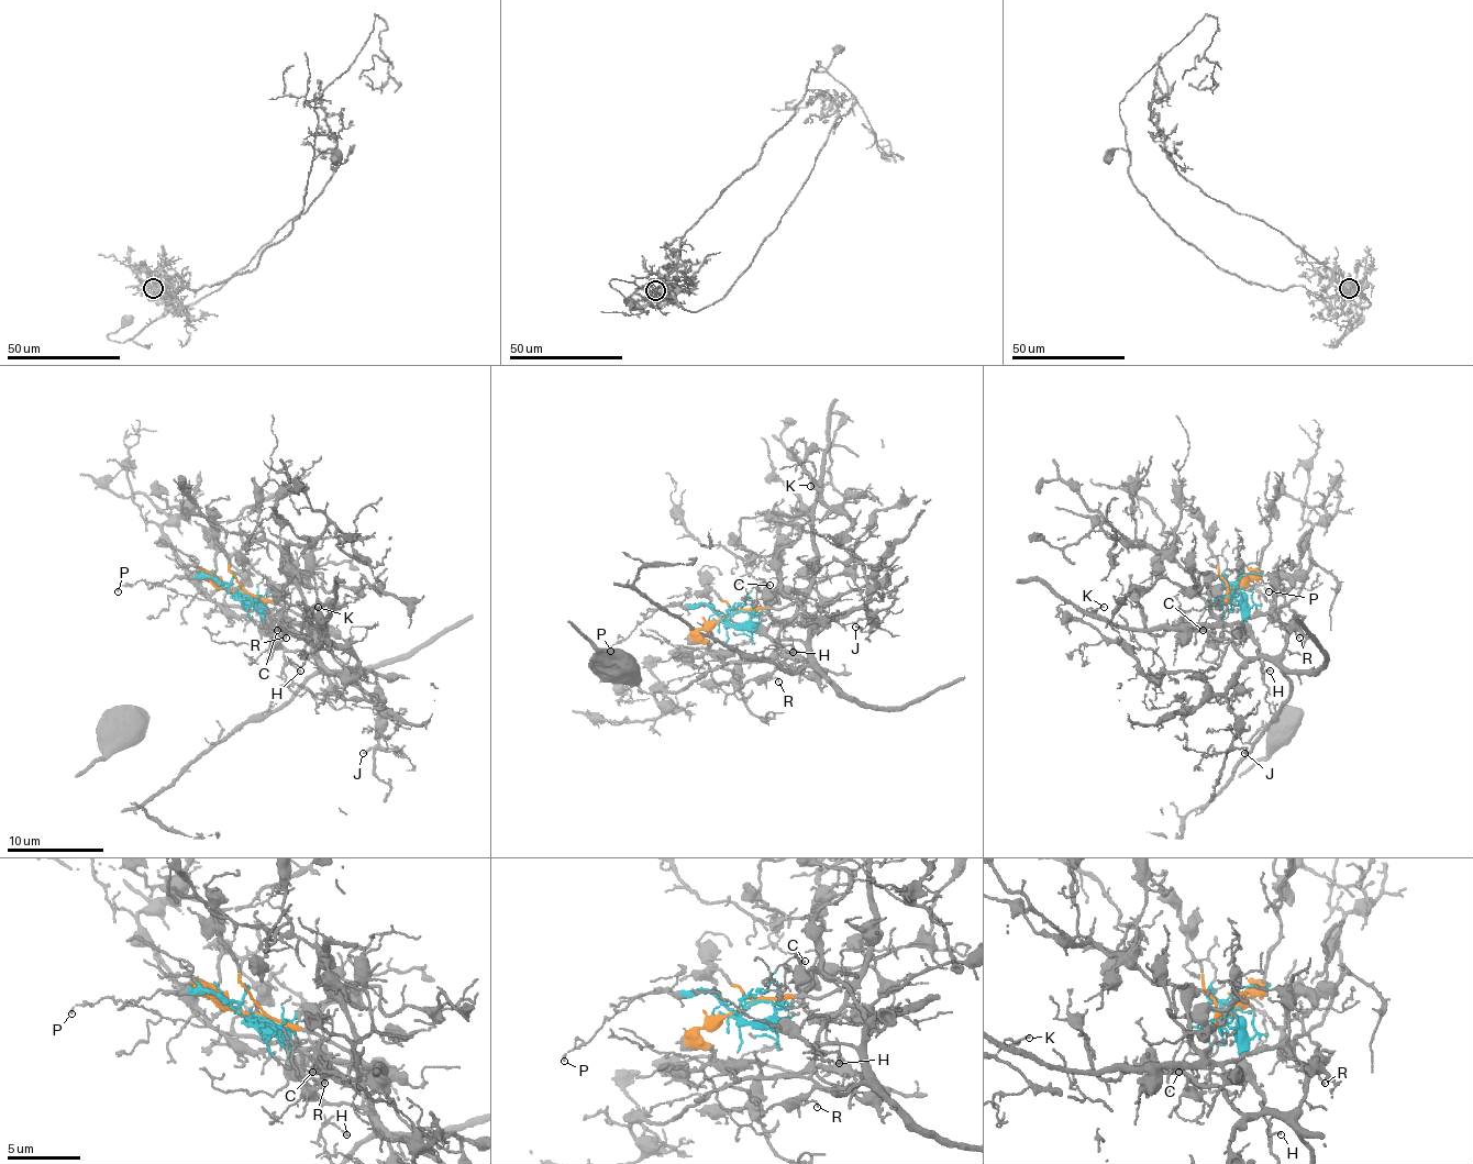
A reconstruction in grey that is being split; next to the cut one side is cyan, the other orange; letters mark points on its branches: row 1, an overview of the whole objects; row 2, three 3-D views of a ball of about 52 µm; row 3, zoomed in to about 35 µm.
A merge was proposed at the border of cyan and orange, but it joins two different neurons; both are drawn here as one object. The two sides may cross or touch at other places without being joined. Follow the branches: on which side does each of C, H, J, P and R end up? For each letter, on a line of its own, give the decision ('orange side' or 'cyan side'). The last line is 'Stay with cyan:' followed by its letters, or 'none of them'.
C: cyan side
H: cyan side
J: cyan side
P: cyan side
R: cyan side
Stay with cyan: C, H, J, P, R

